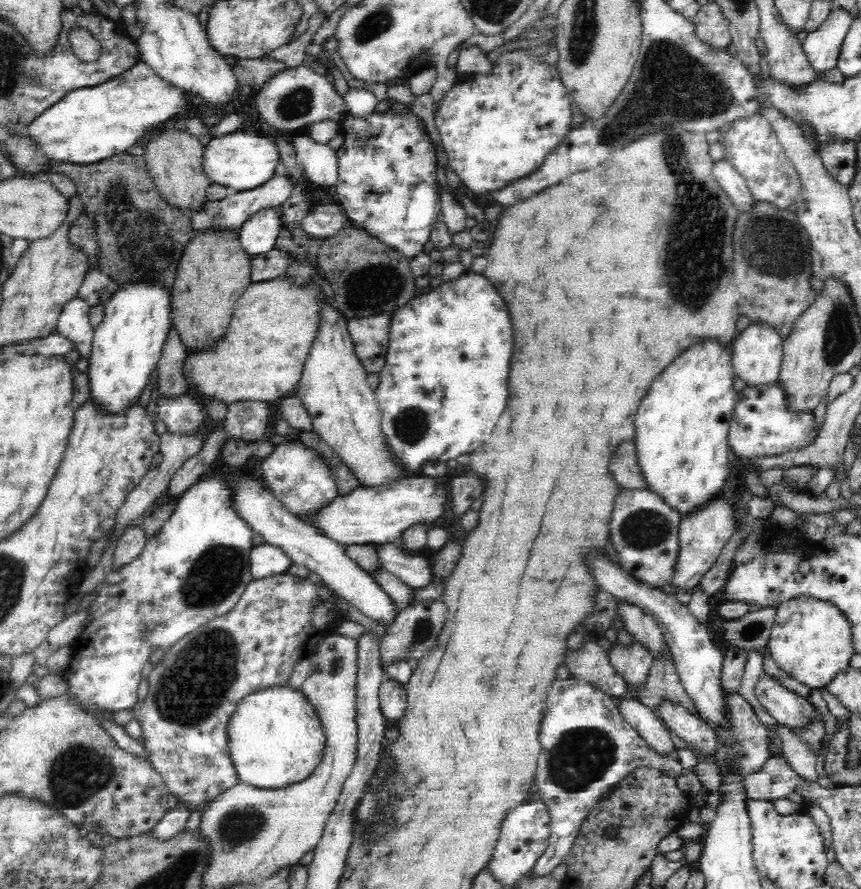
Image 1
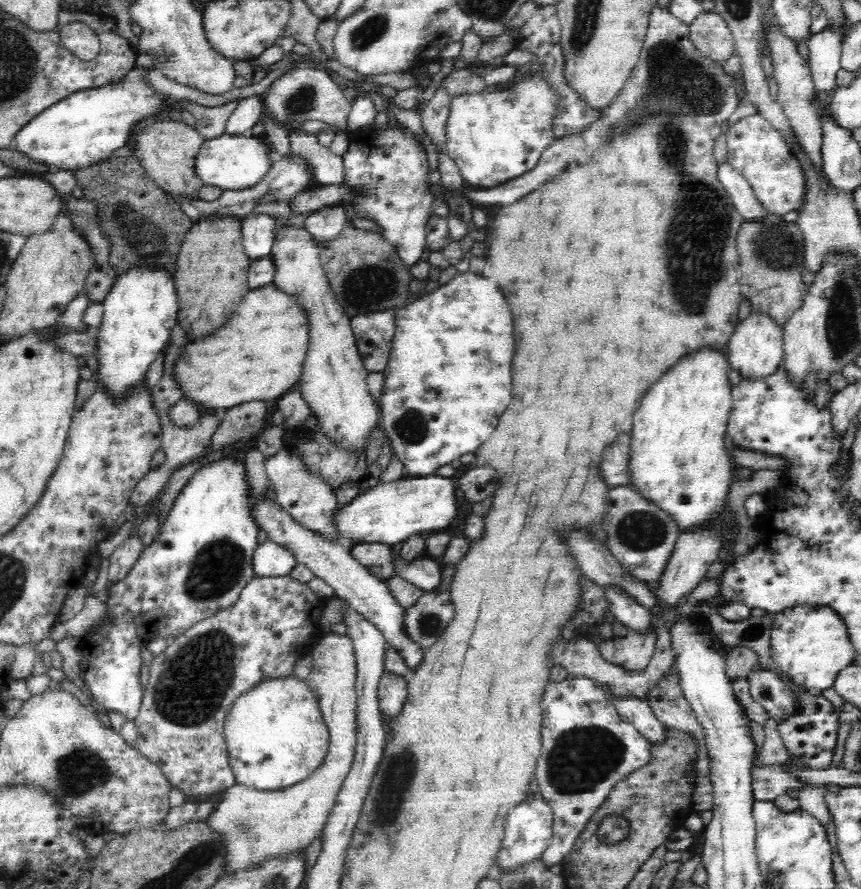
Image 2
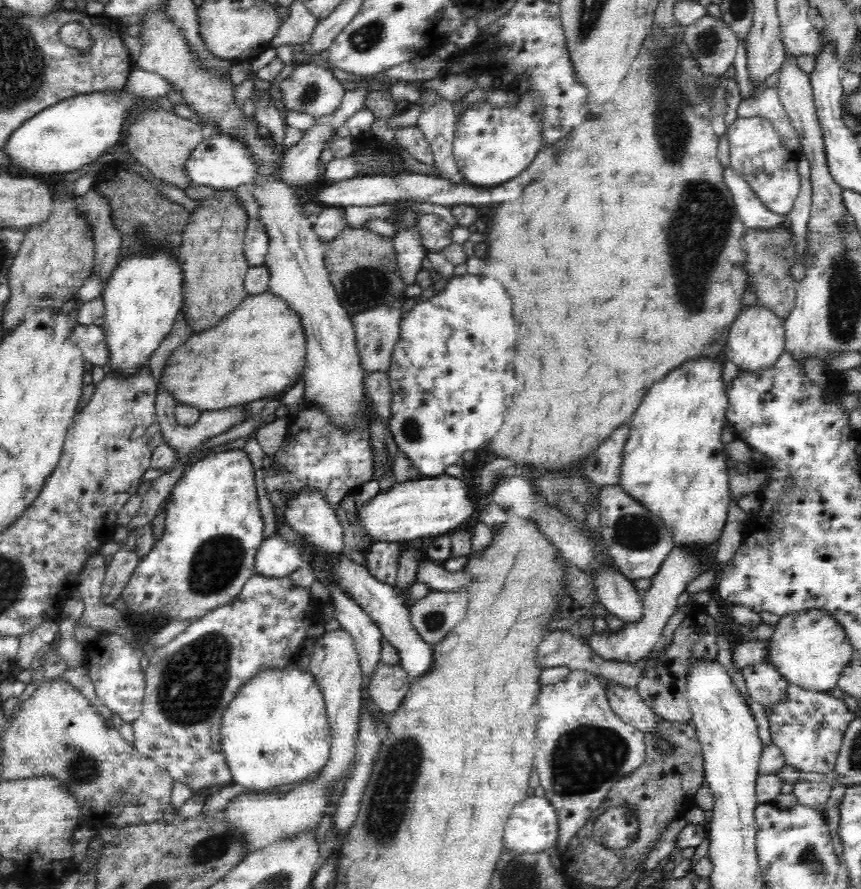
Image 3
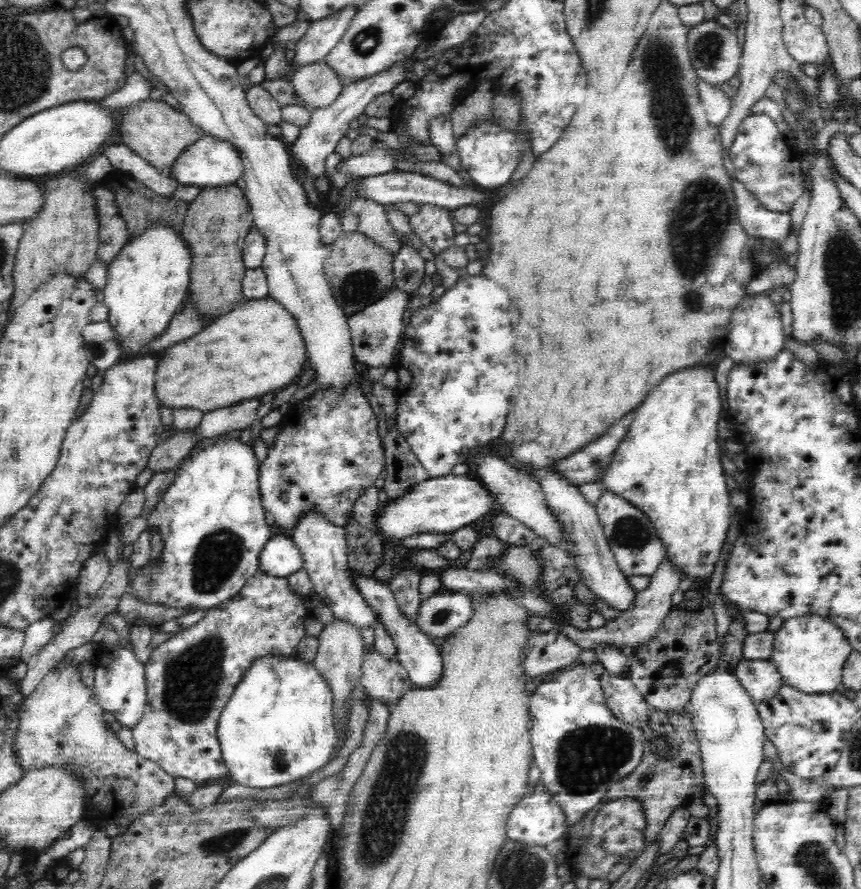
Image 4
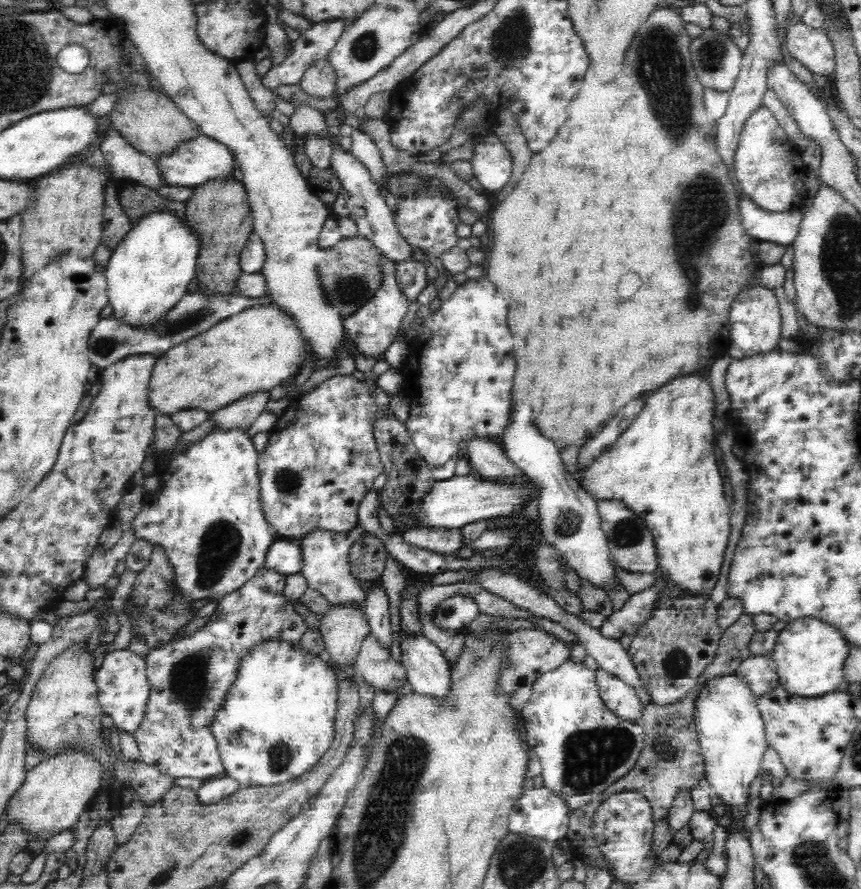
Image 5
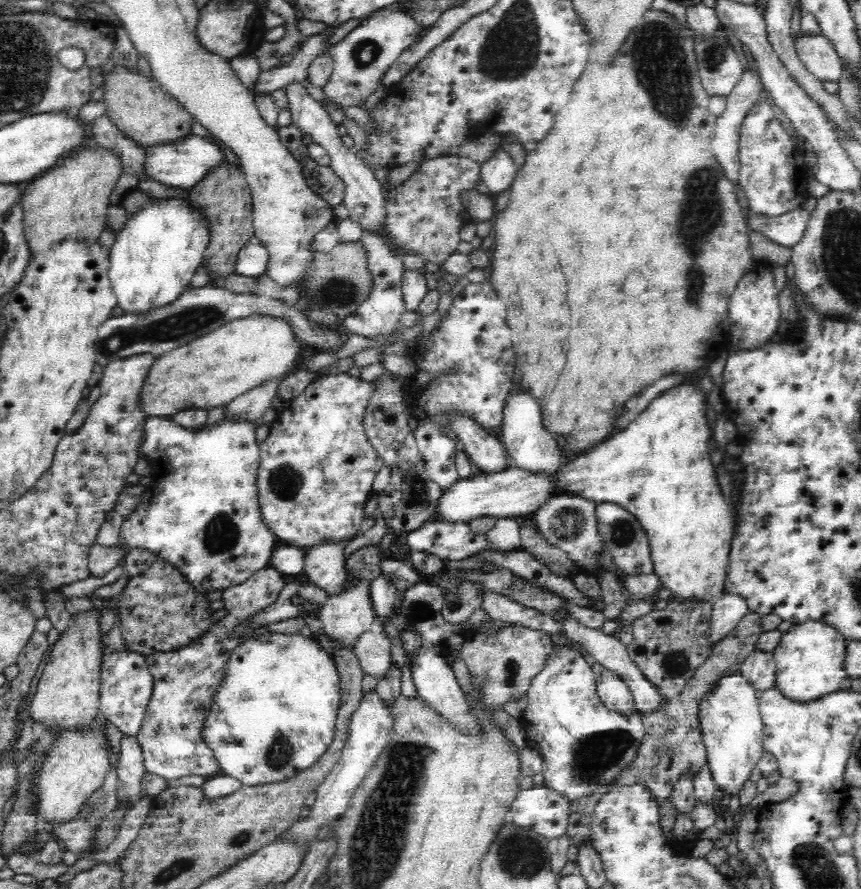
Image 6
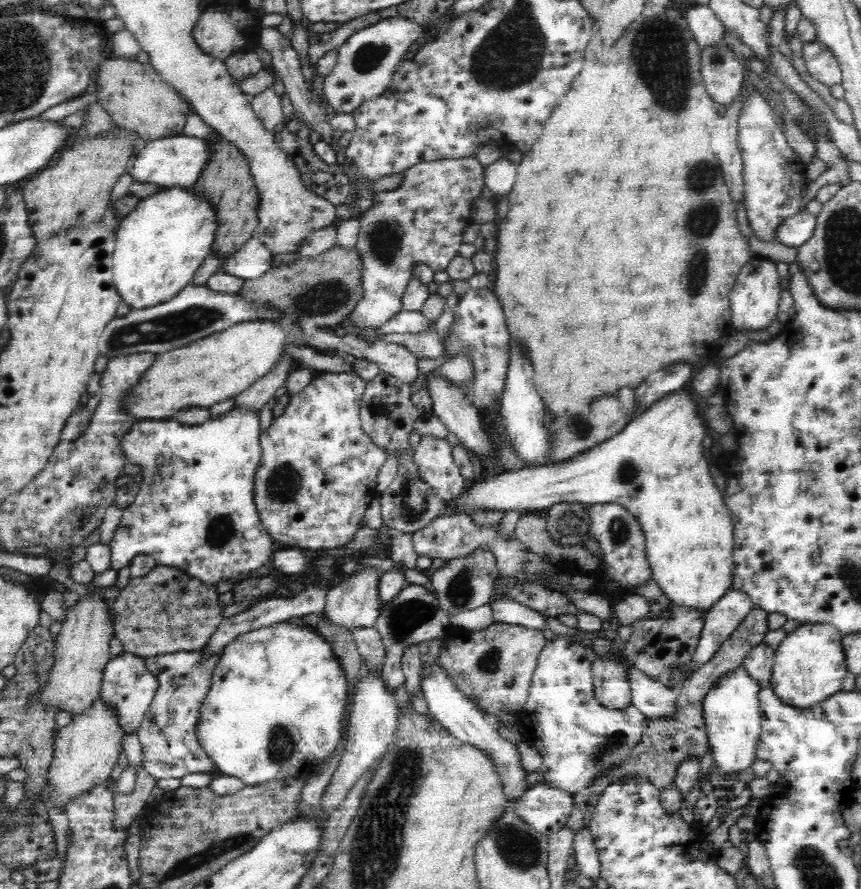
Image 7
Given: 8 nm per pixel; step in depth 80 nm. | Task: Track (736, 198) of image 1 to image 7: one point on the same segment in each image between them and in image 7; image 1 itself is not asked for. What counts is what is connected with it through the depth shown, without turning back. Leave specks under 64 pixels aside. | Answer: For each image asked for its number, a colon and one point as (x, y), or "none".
2: (741, 194)
3: (753, 213)
4: (759, 222)
5: (782, 228)
6: (786, 229)
7: (795, 230)

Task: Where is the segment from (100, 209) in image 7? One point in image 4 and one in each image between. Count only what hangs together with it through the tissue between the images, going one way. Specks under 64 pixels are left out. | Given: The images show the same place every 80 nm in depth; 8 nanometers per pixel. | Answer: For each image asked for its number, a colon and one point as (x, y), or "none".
4: (65, 231)
5: (66, 216)
6: (70, 202)

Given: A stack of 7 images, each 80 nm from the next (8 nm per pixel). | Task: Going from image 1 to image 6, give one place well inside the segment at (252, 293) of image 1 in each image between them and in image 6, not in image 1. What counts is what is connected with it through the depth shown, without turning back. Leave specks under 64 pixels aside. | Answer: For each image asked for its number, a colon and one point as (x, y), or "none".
2: (258, 355)
3: (224, 367)
4: (256, 349)
5: (196, 374)
6: (207, 373)

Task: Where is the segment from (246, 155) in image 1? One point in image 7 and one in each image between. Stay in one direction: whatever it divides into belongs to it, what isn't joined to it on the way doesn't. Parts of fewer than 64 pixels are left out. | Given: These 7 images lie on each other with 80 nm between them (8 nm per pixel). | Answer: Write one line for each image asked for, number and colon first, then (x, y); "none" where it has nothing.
2: (231, 162)
3: (220, 162)
4: (208, 162)
5: (201, 159)
6: (183, 163)
7: (177, 161)

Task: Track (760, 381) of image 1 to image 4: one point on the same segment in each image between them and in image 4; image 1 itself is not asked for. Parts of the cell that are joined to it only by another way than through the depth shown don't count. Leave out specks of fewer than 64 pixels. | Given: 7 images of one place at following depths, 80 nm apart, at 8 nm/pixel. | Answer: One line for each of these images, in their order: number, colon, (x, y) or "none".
2: (756, 351)
3: (756, 341)
4: (756, 334)

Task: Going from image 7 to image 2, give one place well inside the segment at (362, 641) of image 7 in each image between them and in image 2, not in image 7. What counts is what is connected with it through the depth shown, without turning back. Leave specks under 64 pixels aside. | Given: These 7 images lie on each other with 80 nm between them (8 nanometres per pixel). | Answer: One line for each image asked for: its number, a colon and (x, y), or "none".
2: (392, 690)
3: (389, 684)
4: (383, 680)
5: (375, 665)
6: (372, 650)

